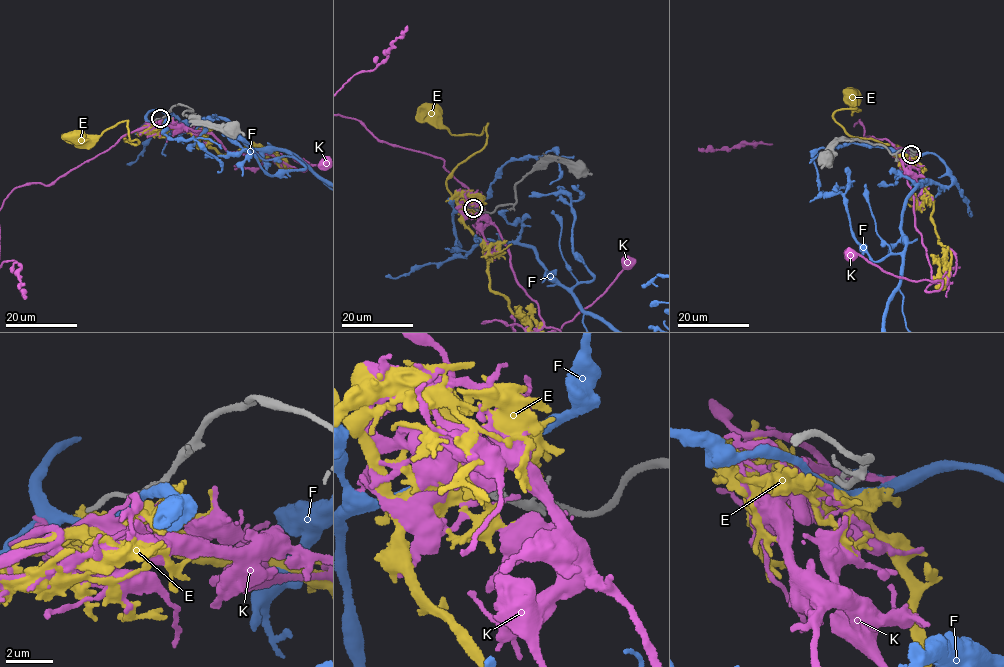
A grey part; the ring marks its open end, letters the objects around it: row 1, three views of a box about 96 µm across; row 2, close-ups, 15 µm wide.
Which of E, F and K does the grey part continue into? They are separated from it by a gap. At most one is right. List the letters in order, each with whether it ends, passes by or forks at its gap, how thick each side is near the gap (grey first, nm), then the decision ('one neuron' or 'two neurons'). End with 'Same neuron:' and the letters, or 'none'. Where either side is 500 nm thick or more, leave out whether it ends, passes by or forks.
E: it forks there; 180 nm thick on the grey side, 280 nm on the other; two neurons
F: it passes by; 180 nm thick on the grey side, 260 nm on the other; two neurons
K: it forks there; 180 nm thick on the grey side, 200 nm on the other; two neurons
Same neuron: none

